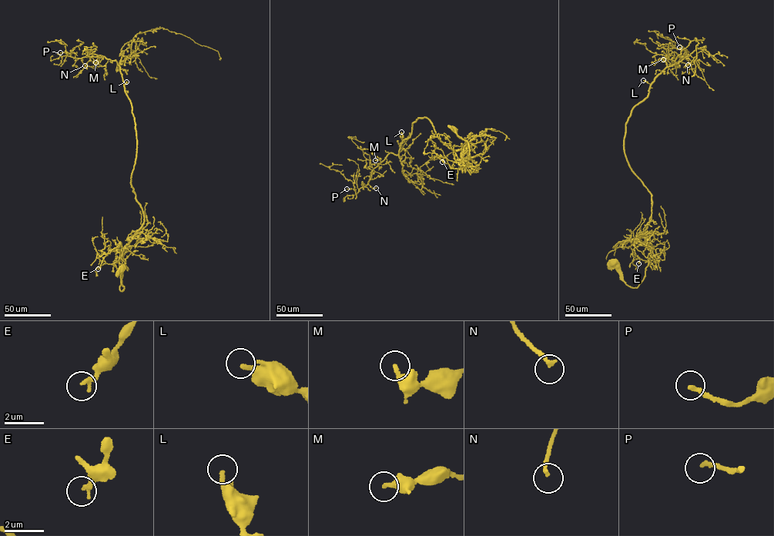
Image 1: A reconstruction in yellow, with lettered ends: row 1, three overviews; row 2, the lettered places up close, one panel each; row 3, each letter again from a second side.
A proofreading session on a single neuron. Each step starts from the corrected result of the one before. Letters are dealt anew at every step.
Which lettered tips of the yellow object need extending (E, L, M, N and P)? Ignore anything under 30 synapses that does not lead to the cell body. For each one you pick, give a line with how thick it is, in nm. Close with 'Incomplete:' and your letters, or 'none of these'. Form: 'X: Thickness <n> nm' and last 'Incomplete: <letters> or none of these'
Incomplete: none of these

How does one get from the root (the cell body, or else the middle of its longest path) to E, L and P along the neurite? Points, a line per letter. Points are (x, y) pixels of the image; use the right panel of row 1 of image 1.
E: (614, 262), (619, 277), (632, 287), (637, 287), (644, 278), (650, 257), (644, 260), (637, 256), (638, 263)
L: (614, 262), (619, 277), (637, 287), (650, 257), (651, 194), (624, 147), (625, 122), (648, 92), (643, 80)
P: (614, 262), (637, 287), (650, 257), (651, 195), (627, 161), (625, 123), (663, 60), (687, 52), (679, 47)

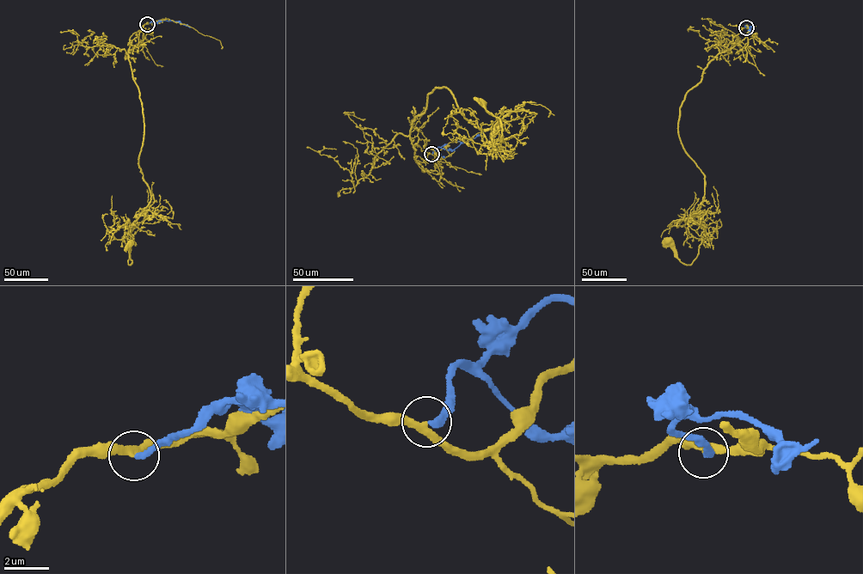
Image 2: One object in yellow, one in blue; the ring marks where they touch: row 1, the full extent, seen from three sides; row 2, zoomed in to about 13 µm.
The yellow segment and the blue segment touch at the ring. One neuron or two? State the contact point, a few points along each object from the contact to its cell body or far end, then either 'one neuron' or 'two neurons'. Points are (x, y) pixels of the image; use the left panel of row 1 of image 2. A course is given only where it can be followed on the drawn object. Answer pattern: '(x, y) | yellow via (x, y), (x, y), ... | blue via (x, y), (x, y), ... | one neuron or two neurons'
(147, 24) | yellow via (147, 24), (132, 40), (128, 54), (143, 114), (137, 161), (150, 196), (130, 229), (130, 265), (129, 243) | blue via (147, 24), (173, 21), (190, 27) | two neurons

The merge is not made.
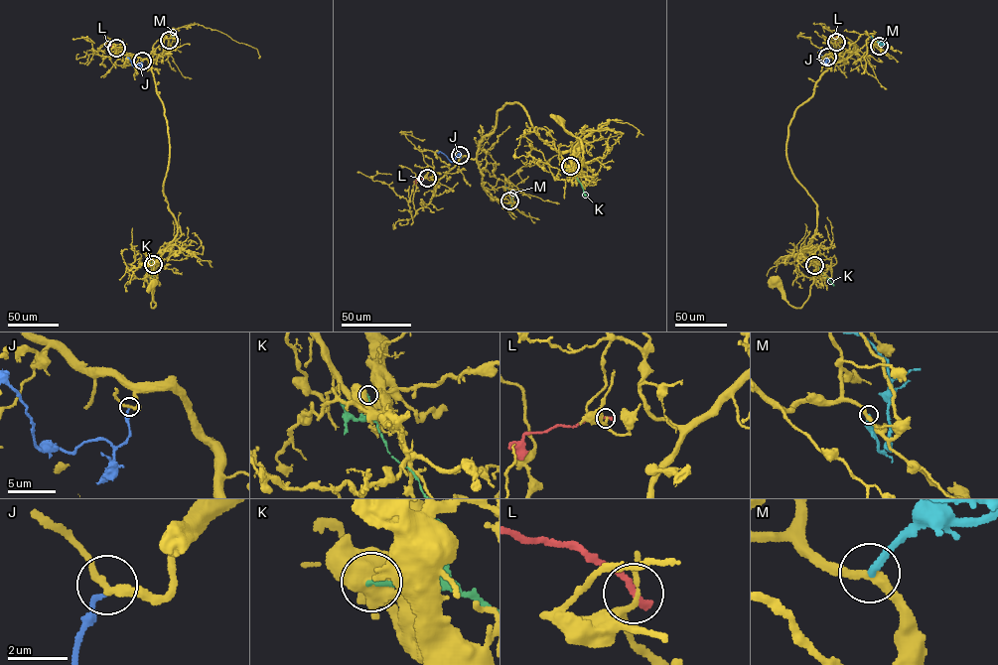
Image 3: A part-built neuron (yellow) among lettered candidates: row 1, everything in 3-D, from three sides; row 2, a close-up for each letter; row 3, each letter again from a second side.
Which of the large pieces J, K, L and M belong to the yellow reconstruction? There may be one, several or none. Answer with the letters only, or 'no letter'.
no letter

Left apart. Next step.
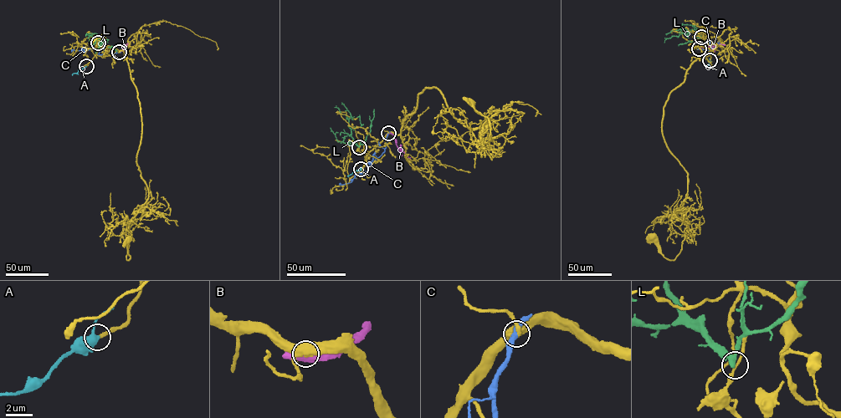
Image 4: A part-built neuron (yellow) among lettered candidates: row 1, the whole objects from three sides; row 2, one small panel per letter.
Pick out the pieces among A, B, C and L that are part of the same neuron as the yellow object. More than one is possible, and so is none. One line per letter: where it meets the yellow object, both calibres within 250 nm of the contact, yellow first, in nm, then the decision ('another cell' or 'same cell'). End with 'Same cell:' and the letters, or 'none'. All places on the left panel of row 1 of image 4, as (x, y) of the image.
A: (86, 66) | 240/460 nm | same cell
B: (120, 51) | 550/550 nm | another cell
C: (119, 52) | 260/340 nm | another cell
L: (98, 43) | 190/300 nm | another cell
Same cell: A

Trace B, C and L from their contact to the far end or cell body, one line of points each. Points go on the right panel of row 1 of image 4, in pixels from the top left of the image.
B: (699, 48), (724, 44)
C: (699, 49), (720, 45), (717, 44)
L: (701, 37), (694, 29), (689, 32), (683, 28), (678, 36), (666, 38), (664, 43)

